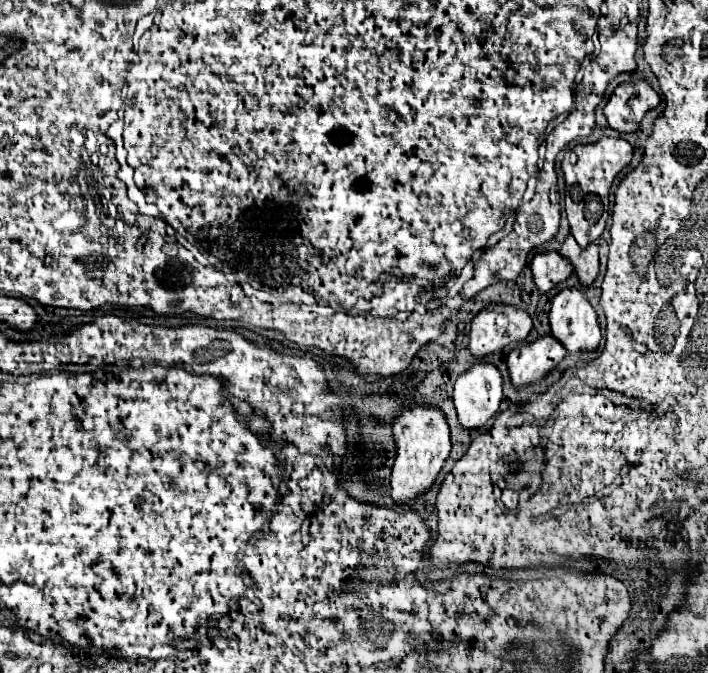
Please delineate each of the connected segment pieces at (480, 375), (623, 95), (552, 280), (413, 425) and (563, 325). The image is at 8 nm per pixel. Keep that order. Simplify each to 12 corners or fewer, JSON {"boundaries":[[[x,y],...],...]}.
{"boundaries":[[[490,363],[462,373],[454,409],[482,429],[500,409],[502,375]],[[638,79],[620,85],[604,107],[608,125],[636,133],[642,117],[660,105]],[[558,253],[532,259],[534,285],[540,293],[566,281],[572,263]],[[410,407],[392,429],[390,497],[408,505],[432,487],[452,449],[444,413]],[[578,289],[560,291],[550,335],[570,355],[596,351],[596,313]]]}

